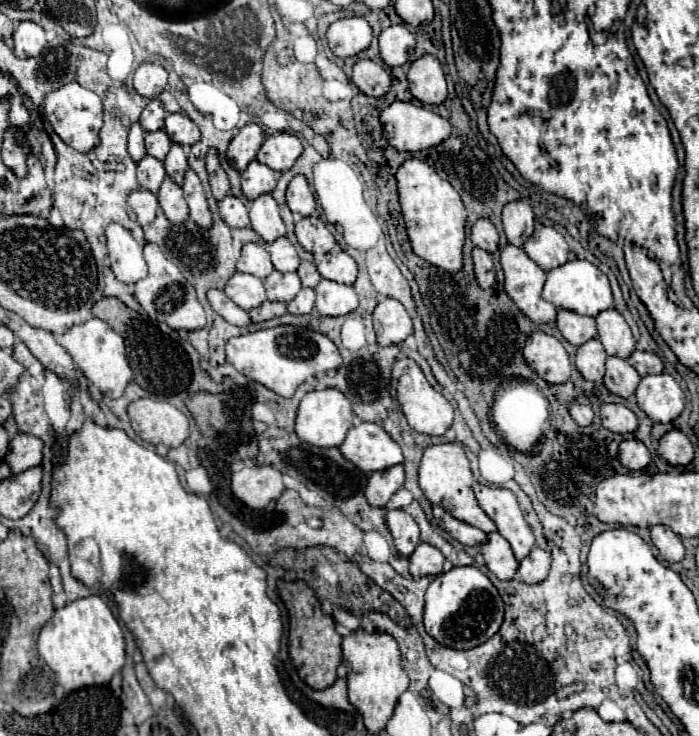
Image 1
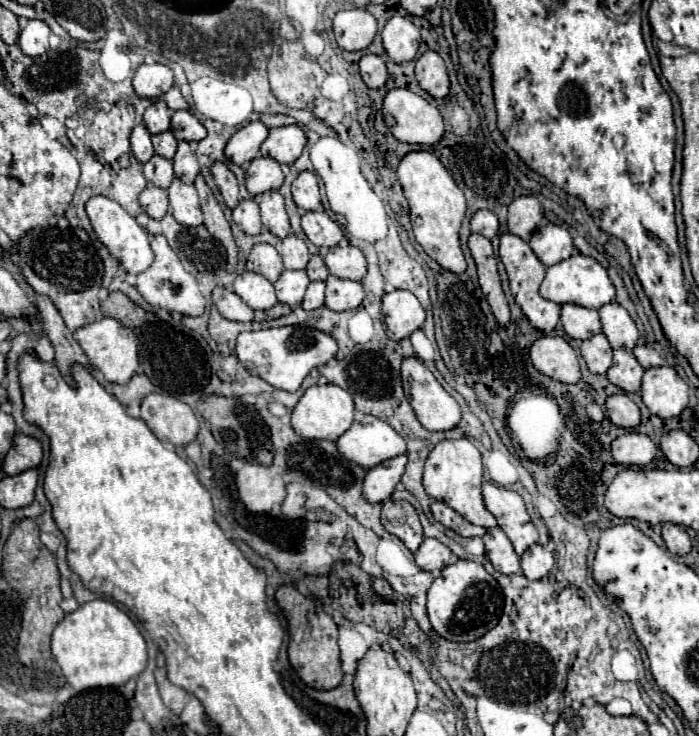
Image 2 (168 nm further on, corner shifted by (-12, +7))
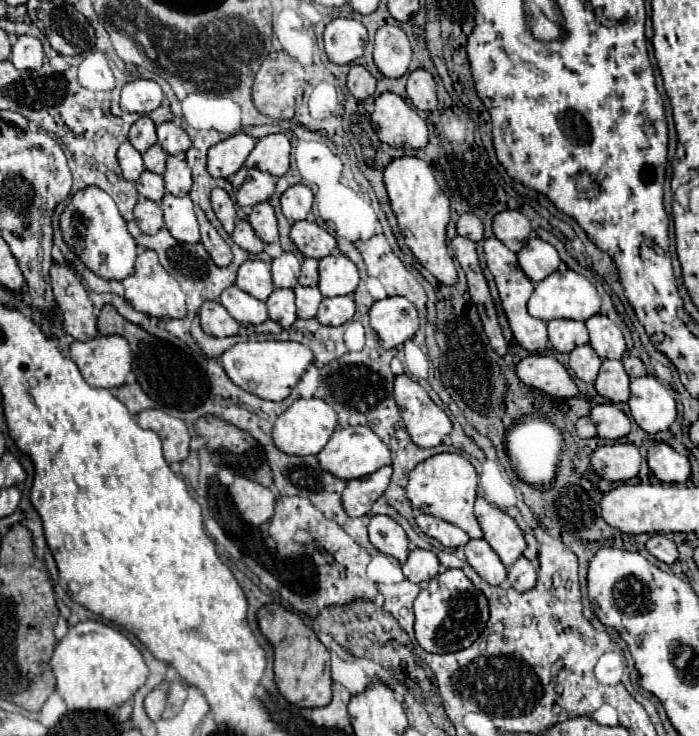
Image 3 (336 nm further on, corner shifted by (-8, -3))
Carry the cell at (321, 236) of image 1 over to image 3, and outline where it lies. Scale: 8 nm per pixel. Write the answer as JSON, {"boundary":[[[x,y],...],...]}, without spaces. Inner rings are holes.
{"boundary":[[[300,220],[292,226],[290,240],[306,258],[316,258],[316,260],[328,256],[336,248],[334,236],[330,236],[316,222],[308,220]]]}

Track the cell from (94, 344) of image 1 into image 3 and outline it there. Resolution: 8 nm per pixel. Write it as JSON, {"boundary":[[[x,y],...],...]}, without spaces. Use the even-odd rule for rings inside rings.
{"boundary":[[[96,336],[90,342],[72,342],[70,356],[90,386],[118,388],[130,372],[130,346],[122,336]]]}

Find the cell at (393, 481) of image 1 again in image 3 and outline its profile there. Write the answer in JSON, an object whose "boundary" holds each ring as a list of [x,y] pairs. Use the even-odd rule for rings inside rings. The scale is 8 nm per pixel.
{"boundary":[[[382,466],[380,470],[348,480],[342,492],[342,506],[348,516],[364,516],[370,512],[372,504],[384,494],[388,488],[388,480],[392,476],[392,466]]]}

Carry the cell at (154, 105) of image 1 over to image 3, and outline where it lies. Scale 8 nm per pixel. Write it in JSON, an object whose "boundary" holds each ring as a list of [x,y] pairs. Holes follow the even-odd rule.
{"boundary":[[[140,116],[130,132],[128,132],[128,142],[140,152],[144,154],[152,144],[156,144],[156,124],[148,118],[148,116]]]}

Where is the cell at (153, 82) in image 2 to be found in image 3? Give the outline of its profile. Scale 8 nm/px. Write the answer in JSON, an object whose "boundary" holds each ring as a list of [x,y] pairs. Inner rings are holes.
{"boundary":[[[136,78],[128,84],[124,84],[120,92],[120,108],[124,112],[136,112],[136,114],[150,114],[156,110],[162,102],[164,94],[160,86],[154,80]]]}

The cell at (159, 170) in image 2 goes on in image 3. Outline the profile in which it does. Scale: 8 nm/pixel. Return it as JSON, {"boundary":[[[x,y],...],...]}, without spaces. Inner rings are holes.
{"boundary":[[[144,170],[144,172],[140,174],[140,178],[136,180],[136,190],[138,190],[144,198],[148,198],[148,200],[152,200],[152,202],[160,202],[162,196],[164,196],[164,180],[162,180],[162,176]]]}

